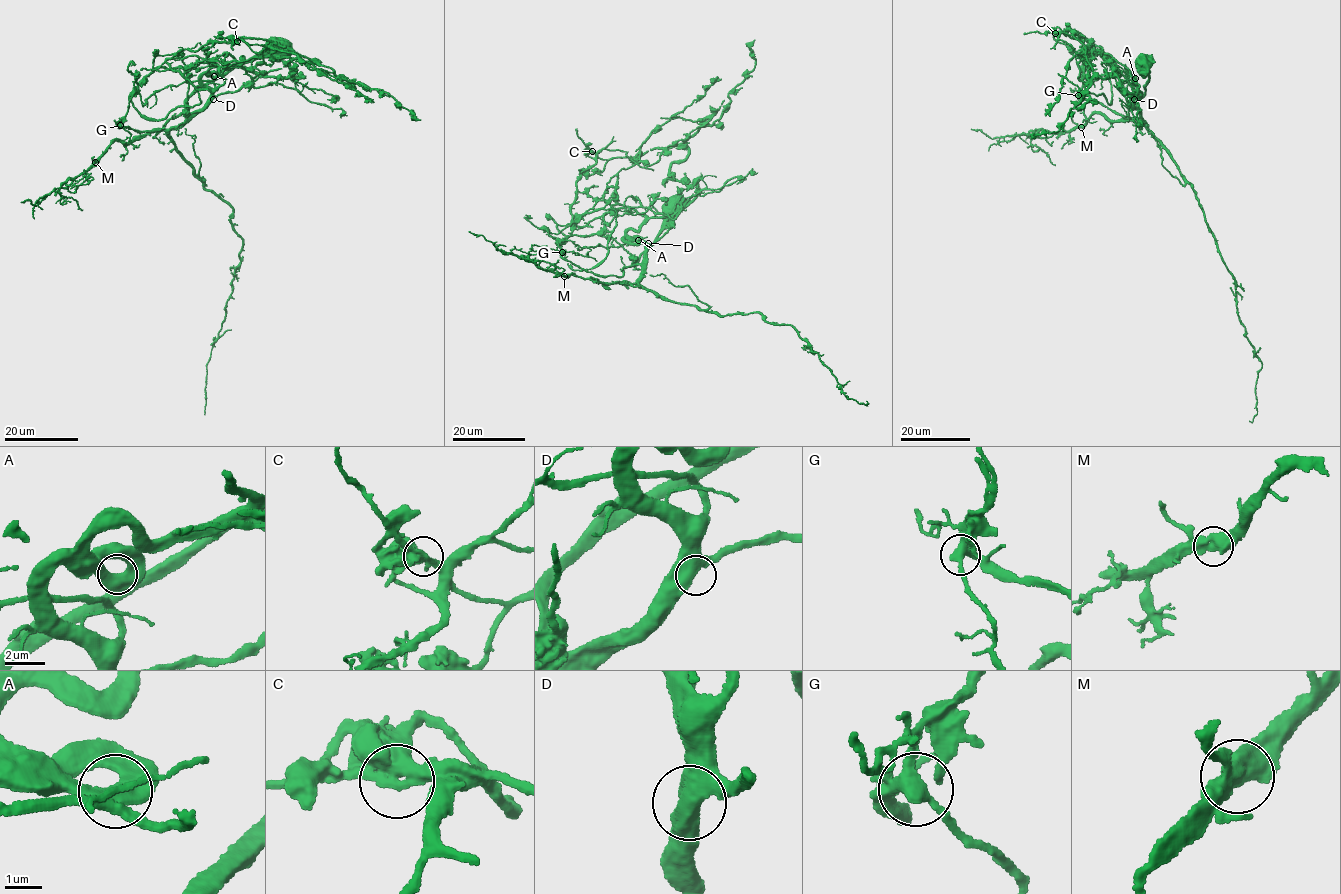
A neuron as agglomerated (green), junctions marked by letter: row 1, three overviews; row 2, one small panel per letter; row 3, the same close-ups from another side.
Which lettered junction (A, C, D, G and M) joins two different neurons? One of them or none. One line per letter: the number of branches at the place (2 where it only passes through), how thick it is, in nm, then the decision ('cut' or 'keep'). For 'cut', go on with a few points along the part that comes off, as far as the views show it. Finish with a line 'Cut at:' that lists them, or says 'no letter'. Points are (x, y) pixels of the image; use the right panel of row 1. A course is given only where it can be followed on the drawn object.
A: 3 | 440 nm | keep
C: 3 | 440 nm | cut | (1055, 33), (1082, 59), (1077, 57), (1100, 54), (1126, 79), (1136, 96), (1129, 95), (1138, 141)
D: 3 | 500 nm | keep
G: 3 | 360 nm | keep
M: 3 | 400 nm | keep
Cut at: C

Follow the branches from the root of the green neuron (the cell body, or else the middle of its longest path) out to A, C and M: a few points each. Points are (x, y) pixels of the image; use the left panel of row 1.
A: (277, 48), (270, 46), (206, 82), (186, 101), (189, 113), (204, 106), (213, 90), (210, 80), (214, 76)
C: (277, 48), (206, 82), (186, 108), (188, 76), (161, 64), (182, 50), (237, 41)
M: (277, 48), (270, 46), (206, 82), (186, 101), (186, 120), (179, 125), (129, 142), (112, 141), (95, 162)

